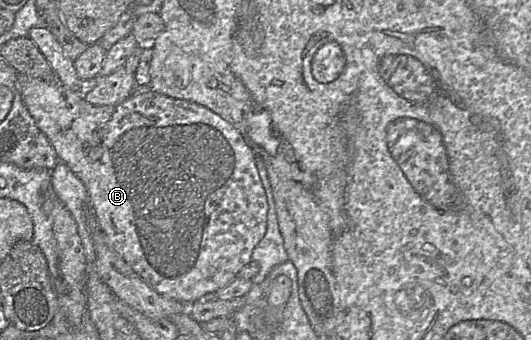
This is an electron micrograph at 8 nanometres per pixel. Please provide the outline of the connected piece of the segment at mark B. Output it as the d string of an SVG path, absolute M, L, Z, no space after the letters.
M18 75L18 85L25 106L55 149L59 160L64 162L87 188L91 199L91 211L97 218L109 246L157 293L187 305L210 298L232 282L239 271L252 261L252 252L267 230L268 201L257 168L256 156L242 134L229 122L202 105L171 98L152 90L145 93L133 92L117 105L95 106L86 101L84 92L67 88L57 78L55 81L46 82Z

